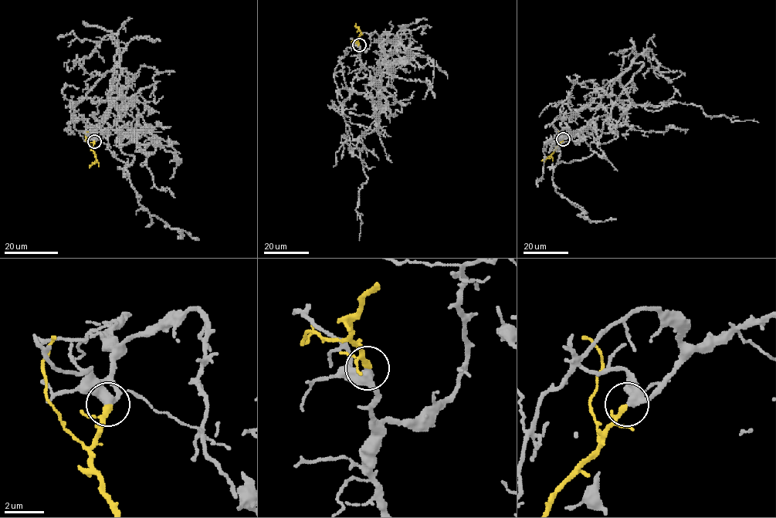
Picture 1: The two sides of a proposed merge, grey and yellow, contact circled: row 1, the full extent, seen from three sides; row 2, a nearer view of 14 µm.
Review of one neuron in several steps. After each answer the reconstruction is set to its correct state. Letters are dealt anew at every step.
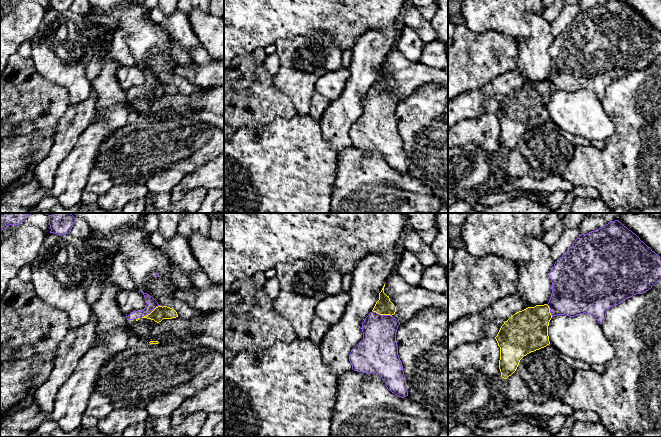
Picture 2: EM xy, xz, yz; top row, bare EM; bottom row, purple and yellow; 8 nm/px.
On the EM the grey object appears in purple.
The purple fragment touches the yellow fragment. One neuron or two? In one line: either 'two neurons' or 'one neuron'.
one neuron

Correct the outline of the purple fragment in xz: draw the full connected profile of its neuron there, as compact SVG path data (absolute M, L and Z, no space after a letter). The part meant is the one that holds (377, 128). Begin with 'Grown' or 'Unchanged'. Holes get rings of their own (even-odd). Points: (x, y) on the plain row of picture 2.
Grown. M385 60L379 69L379 76L362 99L363 115L351 126L349 137L354 147L378 150L389 167L403 174L408 172L408 167L396 118L396 108L400 98L393 93L396 83L390 77L389 72L384 69L384 63Z

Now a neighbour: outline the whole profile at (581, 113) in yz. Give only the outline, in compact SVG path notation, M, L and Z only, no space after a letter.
M586 89L575 93L565 91L553 92L549 98L548 112L550 119L558 128L575 136L582 136L590 141L605 141L616 130L613 121L604 111L601 100L593 92Z

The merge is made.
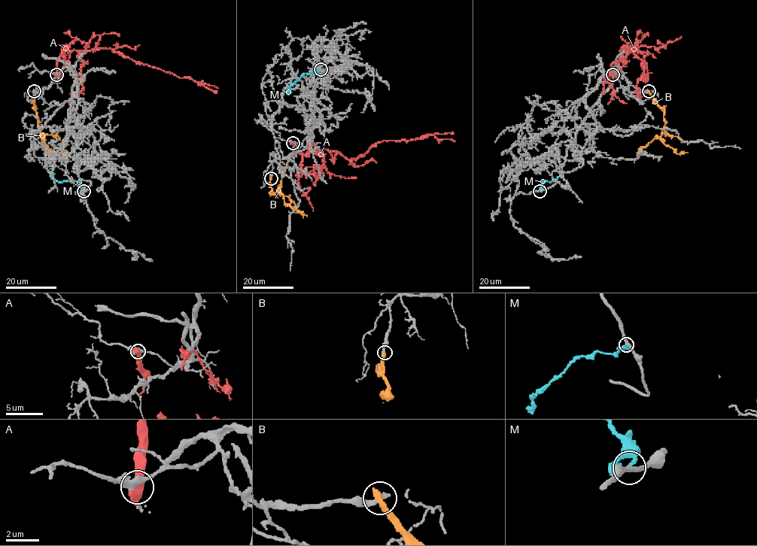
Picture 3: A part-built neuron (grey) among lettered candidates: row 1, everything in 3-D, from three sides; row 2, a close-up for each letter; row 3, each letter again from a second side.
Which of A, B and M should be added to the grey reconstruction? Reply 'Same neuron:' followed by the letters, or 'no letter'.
Same neuron: no letter

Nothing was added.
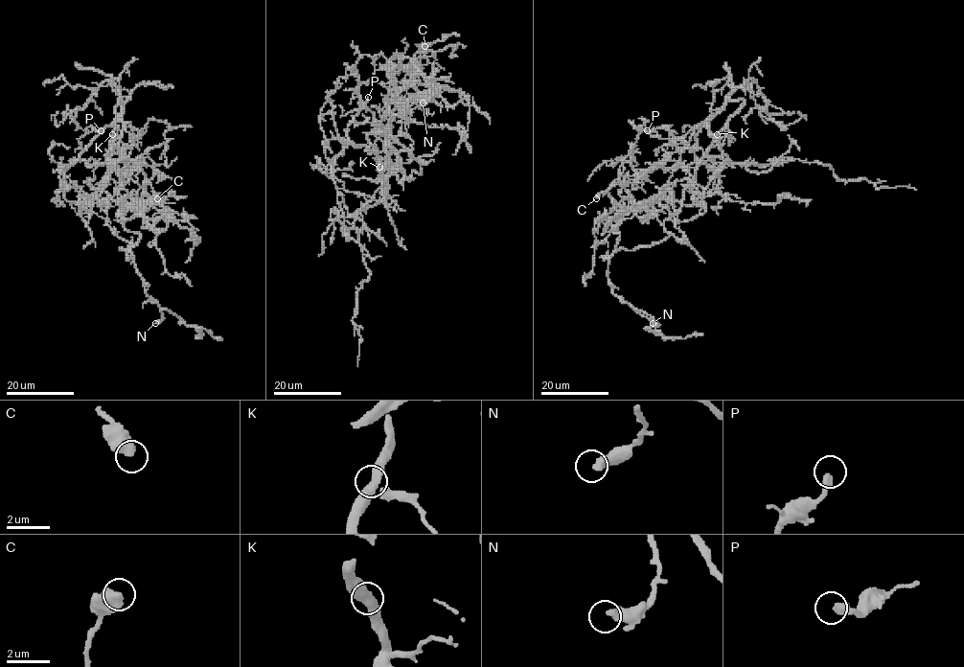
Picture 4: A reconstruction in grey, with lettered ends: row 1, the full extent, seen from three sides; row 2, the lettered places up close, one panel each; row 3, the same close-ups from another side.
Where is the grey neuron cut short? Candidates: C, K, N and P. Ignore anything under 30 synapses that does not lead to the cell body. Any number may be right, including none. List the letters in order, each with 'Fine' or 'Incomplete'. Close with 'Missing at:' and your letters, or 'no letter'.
C: Fine
K: Fine
N: Fine
P: Fine
Missing at: no letter

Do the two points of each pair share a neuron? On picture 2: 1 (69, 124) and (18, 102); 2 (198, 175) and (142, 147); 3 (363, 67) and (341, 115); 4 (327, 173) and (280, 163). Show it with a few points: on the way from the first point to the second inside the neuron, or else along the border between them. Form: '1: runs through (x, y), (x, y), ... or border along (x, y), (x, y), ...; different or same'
1: border along (70, 104), (59, 119), (53, 143); different
2: border along (213, 160), (187, 173); different
3: runs through (361, 79), (349, 103); same
4: runs through (315, 173), (292, 173); same

